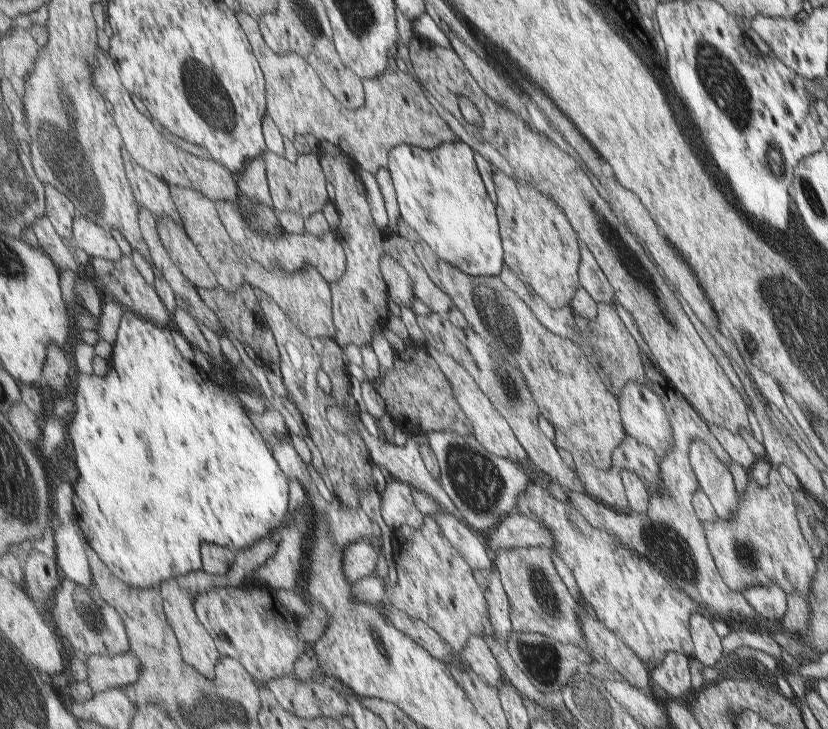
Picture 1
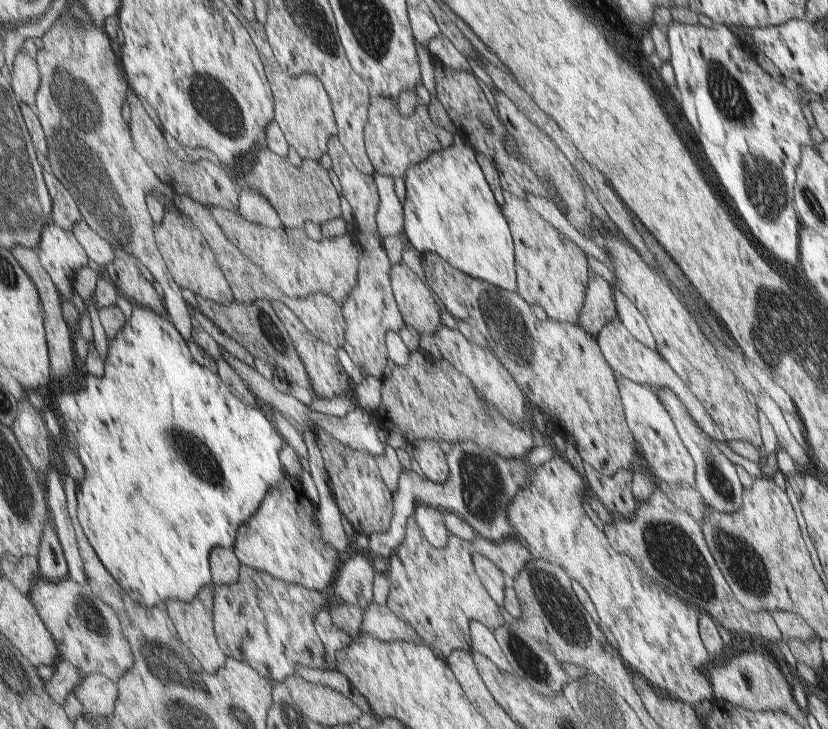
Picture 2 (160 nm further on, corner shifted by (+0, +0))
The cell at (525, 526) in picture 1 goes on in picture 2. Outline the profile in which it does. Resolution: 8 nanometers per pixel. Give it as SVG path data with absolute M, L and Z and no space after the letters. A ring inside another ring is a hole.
M414 516L408 520L408 536L392 556L392 579L388 607L416 631L422 642L445 659L456 651L472 651L473 622L483 622L492 631L506 625L501 608L485 588L474 563L474 552L489 556L489 560L505 574L516 579L531 556L520 549L514 538L503 544L493 544L476 534L475 542L466 542L450 534L448 545L441 549L425 538L426 534Z

